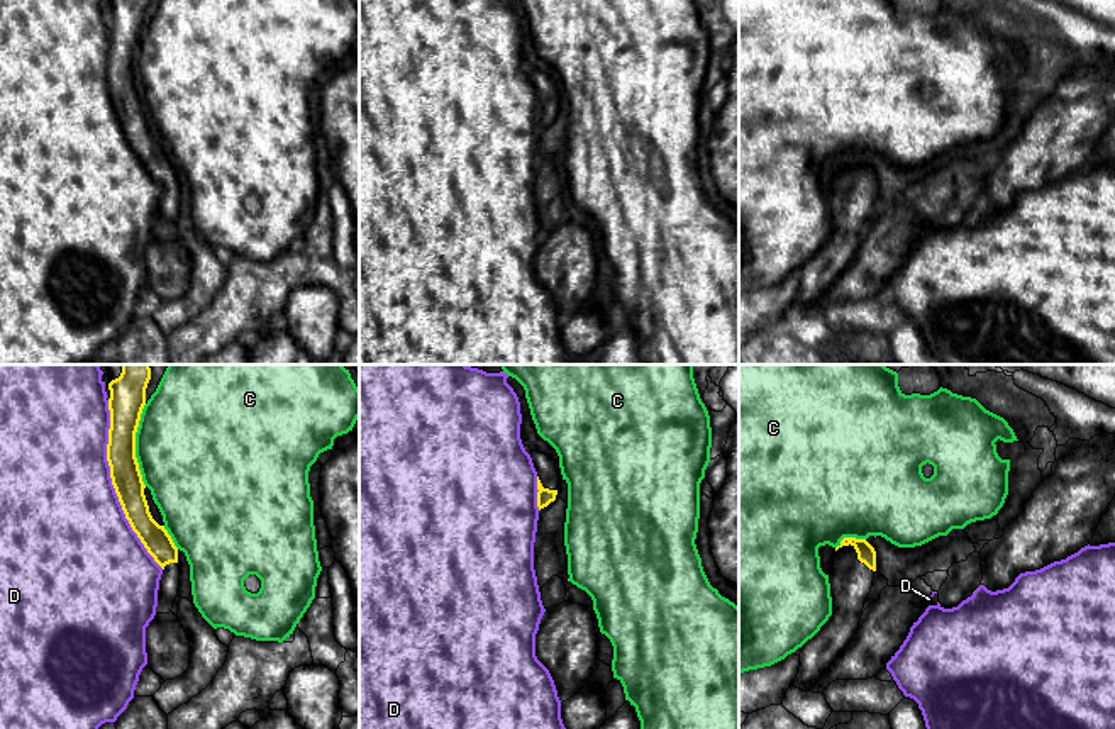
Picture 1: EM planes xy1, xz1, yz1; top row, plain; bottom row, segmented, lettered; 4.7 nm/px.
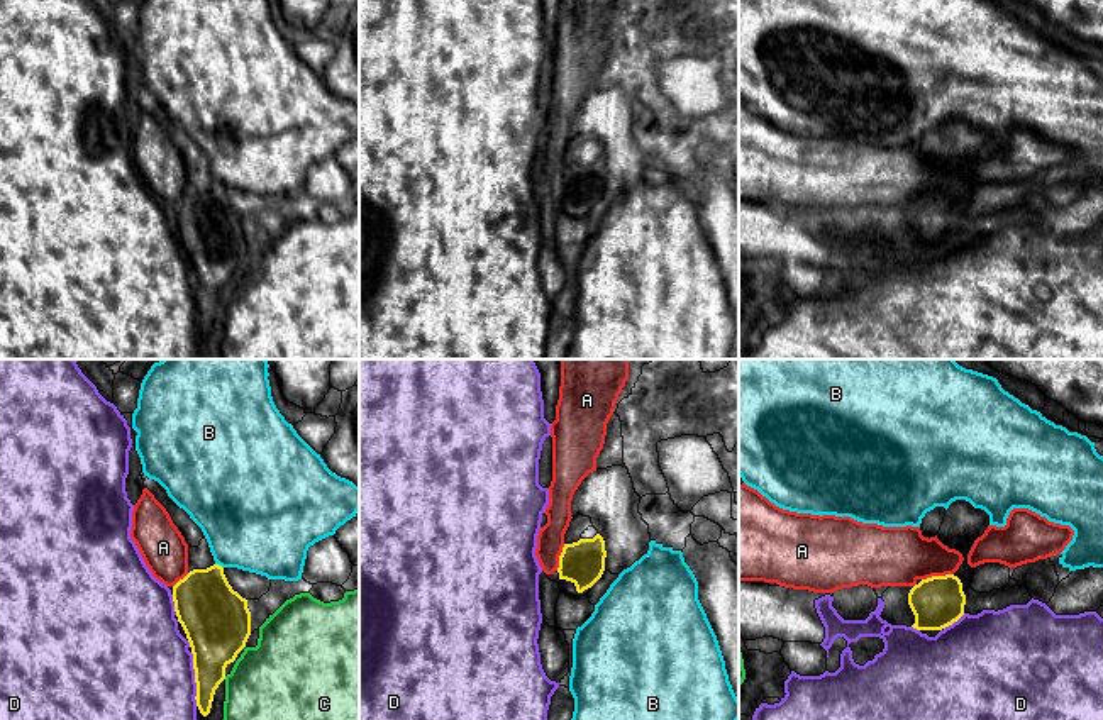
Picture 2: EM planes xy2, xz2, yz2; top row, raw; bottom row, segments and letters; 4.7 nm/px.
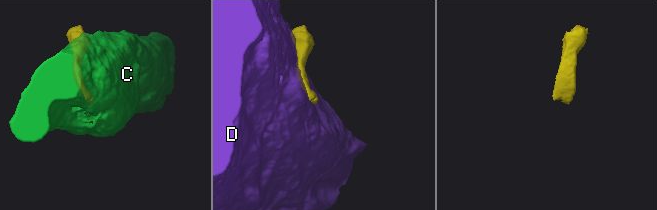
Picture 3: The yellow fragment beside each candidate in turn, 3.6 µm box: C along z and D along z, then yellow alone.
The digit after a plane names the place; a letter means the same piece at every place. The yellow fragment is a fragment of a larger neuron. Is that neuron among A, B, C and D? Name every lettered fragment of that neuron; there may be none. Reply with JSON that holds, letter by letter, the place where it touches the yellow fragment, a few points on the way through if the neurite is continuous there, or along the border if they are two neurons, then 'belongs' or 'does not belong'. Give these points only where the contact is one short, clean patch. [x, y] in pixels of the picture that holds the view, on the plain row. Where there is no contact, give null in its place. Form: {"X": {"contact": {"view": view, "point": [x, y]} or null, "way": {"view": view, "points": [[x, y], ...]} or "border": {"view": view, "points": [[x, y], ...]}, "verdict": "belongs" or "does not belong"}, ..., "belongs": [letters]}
{"A": {"contact": {"view": "yz2", "point": [937, 197]}, "border": {"view": "yz2", "points": [[953, 193], [922, 200]]}, "verdict": "does not belong"}, "B": {"contact": {"view": "xy2", "point": [217, 185]}, "border": {"view": "xy2", "points": [[216, 183], [222, 188]]}, "verdict": "does not belong"}, "C": {"contact": {"view": "xy1", "point": [134, 65]}, "verdict": "does not belong"}, "D": {"contact": {"view": "xy1", "point": [112, 104]}, "verdict": "does not belong"}, "belongs": []}

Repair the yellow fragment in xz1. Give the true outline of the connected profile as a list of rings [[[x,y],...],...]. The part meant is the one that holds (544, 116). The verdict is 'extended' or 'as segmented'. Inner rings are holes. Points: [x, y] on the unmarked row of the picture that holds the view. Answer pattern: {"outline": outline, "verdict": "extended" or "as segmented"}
{"outline": [[[534,71],[530,75],[537,92],[537,127],[539,131],[556,120],[558,105],[563,100],[559,83],[552,81],[544,73]]], "verdict": "extended"}

